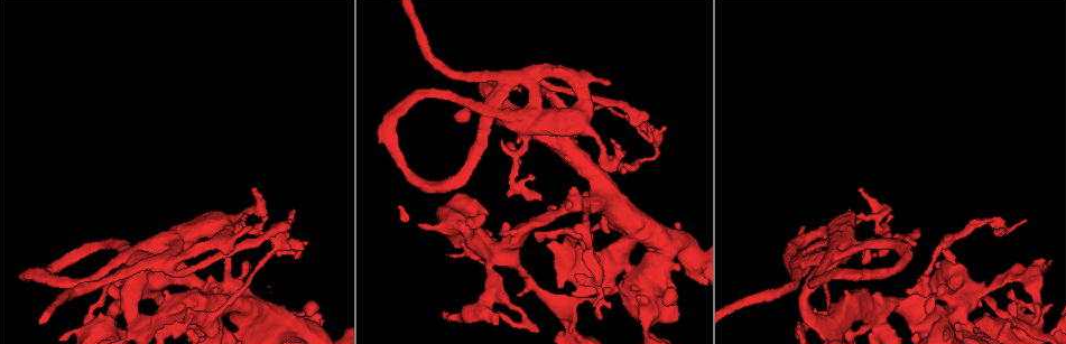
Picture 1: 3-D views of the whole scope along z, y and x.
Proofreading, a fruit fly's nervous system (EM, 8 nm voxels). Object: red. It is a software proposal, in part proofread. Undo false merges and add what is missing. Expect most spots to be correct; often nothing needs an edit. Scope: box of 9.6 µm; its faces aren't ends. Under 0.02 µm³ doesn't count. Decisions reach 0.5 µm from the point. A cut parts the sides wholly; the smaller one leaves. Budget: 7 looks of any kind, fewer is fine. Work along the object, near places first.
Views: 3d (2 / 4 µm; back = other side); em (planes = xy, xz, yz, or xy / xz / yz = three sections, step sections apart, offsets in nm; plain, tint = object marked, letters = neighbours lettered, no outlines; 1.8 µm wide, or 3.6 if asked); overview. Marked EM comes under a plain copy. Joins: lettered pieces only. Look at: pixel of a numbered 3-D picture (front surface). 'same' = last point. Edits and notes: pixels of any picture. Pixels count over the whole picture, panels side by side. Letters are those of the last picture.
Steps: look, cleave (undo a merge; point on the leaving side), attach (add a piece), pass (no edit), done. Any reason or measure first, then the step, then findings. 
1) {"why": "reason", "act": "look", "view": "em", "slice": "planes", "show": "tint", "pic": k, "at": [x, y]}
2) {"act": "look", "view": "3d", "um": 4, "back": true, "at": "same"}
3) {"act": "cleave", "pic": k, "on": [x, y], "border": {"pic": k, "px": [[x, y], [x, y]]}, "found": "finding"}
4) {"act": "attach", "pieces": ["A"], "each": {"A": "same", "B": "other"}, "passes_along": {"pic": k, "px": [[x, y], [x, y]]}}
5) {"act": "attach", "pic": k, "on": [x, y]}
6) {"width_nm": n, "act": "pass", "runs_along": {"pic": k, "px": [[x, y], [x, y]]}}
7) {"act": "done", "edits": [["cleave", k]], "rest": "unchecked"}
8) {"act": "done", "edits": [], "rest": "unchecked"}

{"why": "abrupt turn", "act": "look", "view": "3d", "um": 2, "pic": 1, "at": [497, 102]}

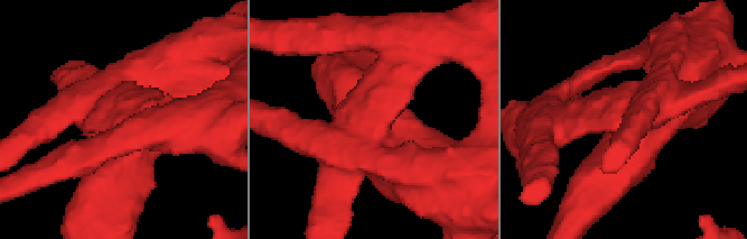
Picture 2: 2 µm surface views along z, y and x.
{"why": "need the tissue", "act": "look", "view": "em", "slice": "xy", "step": 8, "show": "tint", "pic": 2, "at": [375, 126]}

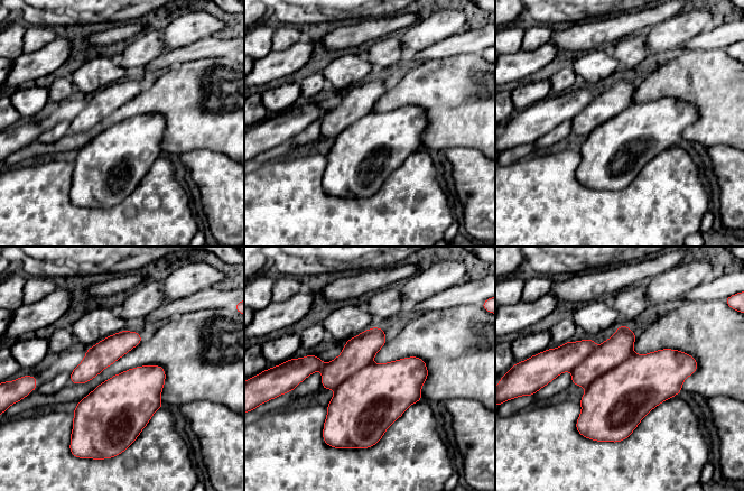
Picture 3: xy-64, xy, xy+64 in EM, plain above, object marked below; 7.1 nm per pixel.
{"why": "another direction", "act": "look", "view": "em", "slice": "planes", "show": "letters", "at": "same"}

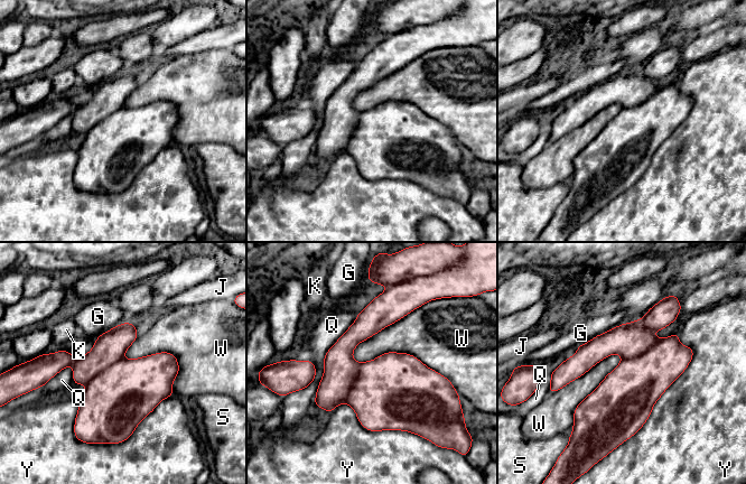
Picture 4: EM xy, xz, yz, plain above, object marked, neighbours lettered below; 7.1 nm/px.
{"width_nm": 380, "act": "pass", "each": {"G": "other", "J": "other", "K": "other", "Q": "other", "S": "other", "W": "other", "Y": "other"}, "border": {"pic": 4, "px": [[352, 352], [407, 352], [449, 380]]}, "found": "continuous, no second cell"}

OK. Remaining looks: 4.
{"why": "small branch off a trunk", "act": "look", "view": "3d", "um": 4, "pic": 1, "at": [497, 255]}

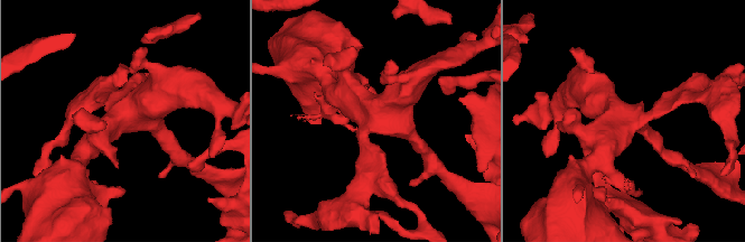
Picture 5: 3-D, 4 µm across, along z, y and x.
{"arms": 4, "act": "look", "view": "em", "slice": "xz", "step": 8, "show": "tint", "pic": 5, "at": [126, 115]}

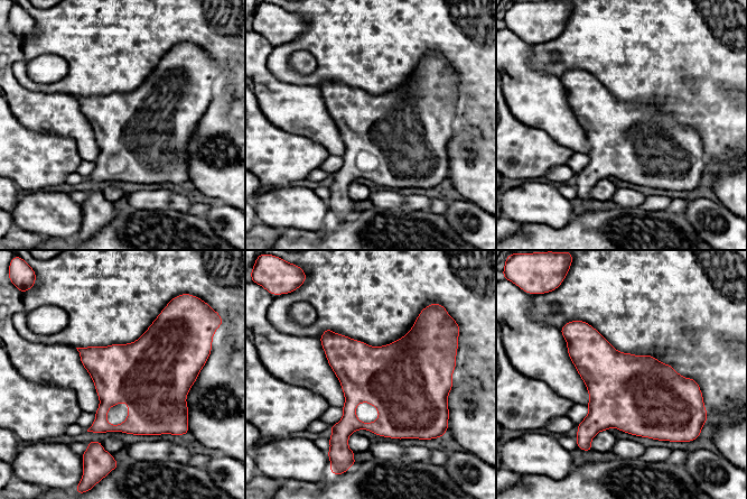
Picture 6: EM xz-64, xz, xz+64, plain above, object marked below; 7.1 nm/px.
{"why": "cut it another way", "act": "look", "view": "em", "slice": "yz", "step": 4, "show": "letters", "at": "same"}

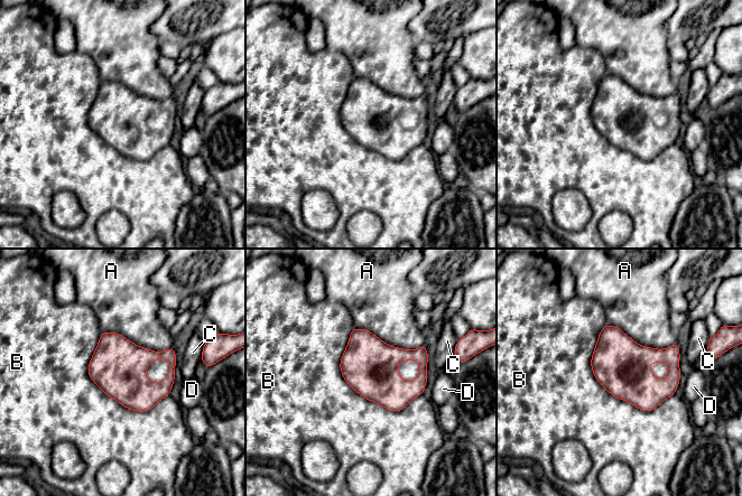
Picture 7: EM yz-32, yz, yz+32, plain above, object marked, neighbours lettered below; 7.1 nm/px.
{"width_nm": 400, "act": "pass", "each": {"A": "other", "B": "other", "C": "other", "D": "other"}, "border": {"pic": 7, "px": [[604, 324], [675, 394]]}, "found": "one cell here"}

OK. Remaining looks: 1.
{"act": "done", "edits": [], "rest": "unchecked"}

